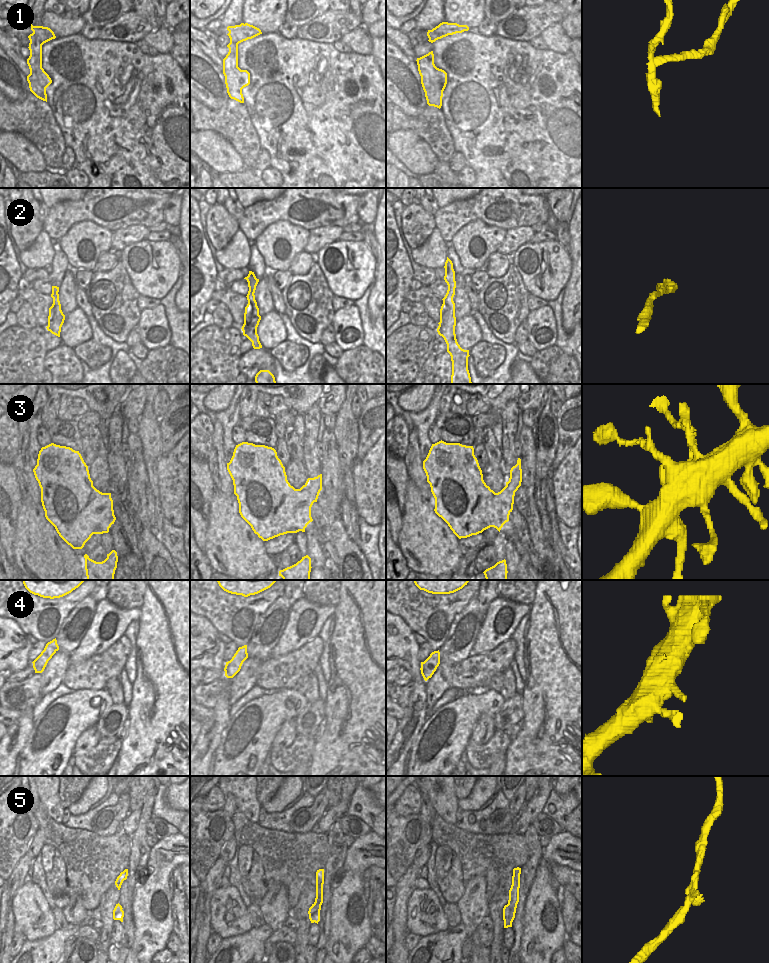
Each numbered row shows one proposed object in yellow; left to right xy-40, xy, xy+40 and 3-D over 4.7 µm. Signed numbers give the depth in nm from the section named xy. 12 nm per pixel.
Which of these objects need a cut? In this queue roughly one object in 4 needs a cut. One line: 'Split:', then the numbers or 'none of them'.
Split: 1, 3.

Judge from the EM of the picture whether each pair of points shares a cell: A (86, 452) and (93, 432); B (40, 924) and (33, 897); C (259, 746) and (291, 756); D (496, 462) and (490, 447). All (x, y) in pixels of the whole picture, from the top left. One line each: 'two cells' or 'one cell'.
A: two cells
B: one cell
C: two cells
D: one cell

